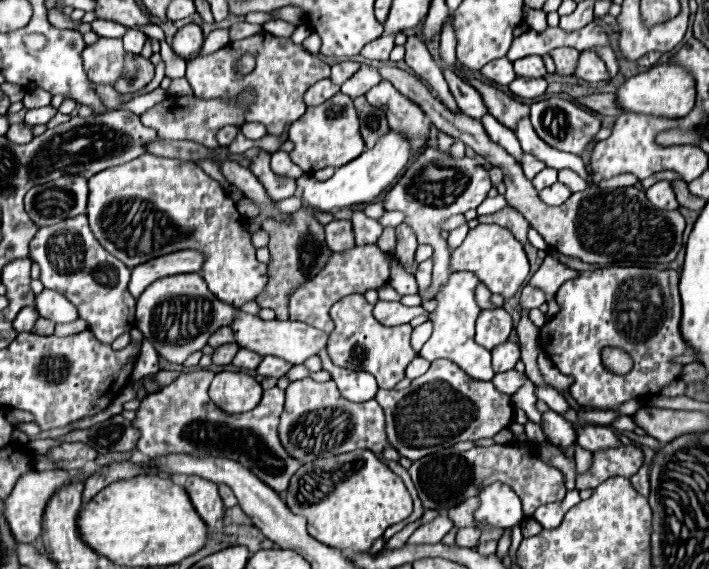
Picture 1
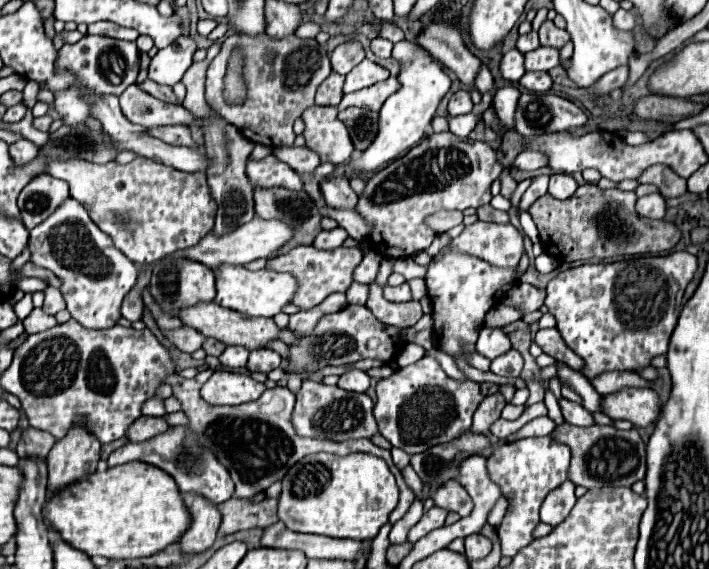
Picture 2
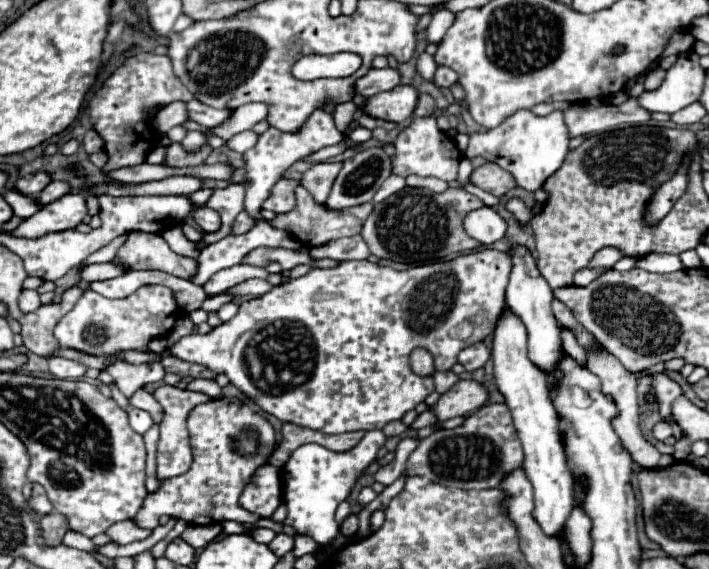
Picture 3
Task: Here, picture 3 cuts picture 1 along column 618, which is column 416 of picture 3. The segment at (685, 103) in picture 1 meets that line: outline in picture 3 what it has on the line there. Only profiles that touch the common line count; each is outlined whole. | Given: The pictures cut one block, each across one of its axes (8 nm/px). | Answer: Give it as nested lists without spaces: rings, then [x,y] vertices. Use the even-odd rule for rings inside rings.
[[[402,84],[398,88],[388,90],[388,92],[380,92],[380,94],[370,96],[364,110],[380,120],[404,122],[414,114],[416,102],[418,102],[418,90],[414,86]]]

